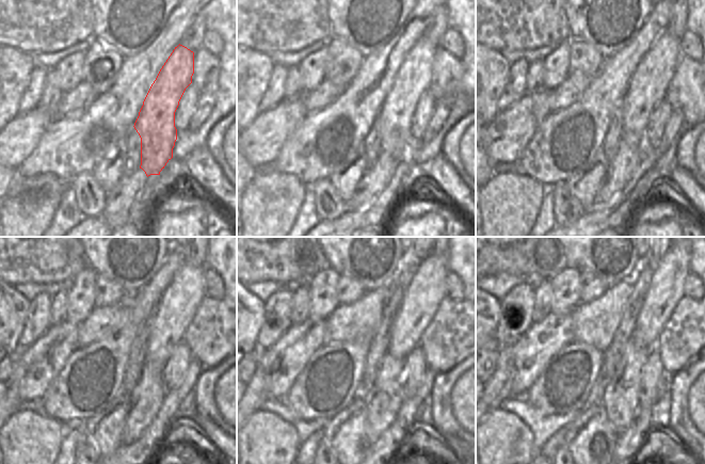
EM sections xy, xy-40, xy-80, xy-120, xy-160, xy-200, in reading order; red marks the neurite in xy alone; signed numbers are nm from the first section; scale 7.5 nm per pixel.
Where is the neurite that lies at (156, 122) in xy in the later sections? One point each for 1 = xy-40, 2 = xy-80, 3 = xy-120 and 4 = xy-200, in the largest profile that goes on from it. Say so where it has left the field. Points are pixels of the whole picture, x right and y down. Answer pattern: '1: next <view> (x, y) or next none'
1: next xy-40 (413, 79)
2: next xy-80 (649, 83)
3: next xy-120 (178, 304)
4: next xy-200 (667, 288)

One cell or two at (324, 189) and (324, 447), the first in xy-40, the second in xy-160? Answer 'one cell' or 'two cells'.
one cell

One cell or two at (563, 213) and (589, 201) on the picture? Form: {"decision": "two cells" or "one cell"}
{"decision": "two cells"}

